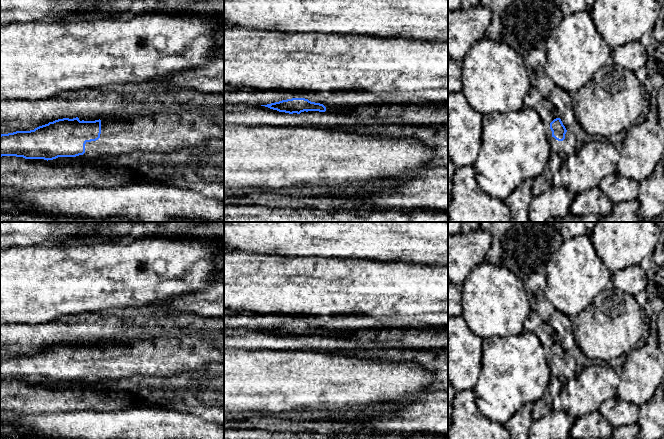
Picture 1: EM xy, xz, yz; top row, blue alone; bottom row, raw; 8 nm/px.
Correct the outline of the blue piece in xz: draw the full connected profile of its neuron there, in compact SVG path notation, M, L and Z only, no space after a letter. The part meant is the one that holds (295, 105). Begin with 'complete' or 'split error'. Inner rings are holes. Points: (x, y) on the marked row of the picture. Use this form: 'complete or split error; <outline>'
complete; M292 98L287 100L282 100L279 102L261 105L268 107L273 110L277 110L279 112L285 112L289 114L297 113L300 114L301 112L308 112L308 111L319 111L325 112L326 107L323 104L311 102L305 98Z

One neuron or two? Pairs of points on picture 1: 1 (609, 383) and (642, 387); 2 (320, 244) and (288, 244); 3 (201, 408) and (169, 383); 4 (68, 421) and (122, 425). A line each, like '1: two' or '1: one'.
1: two
2: one
3: one
4: one

